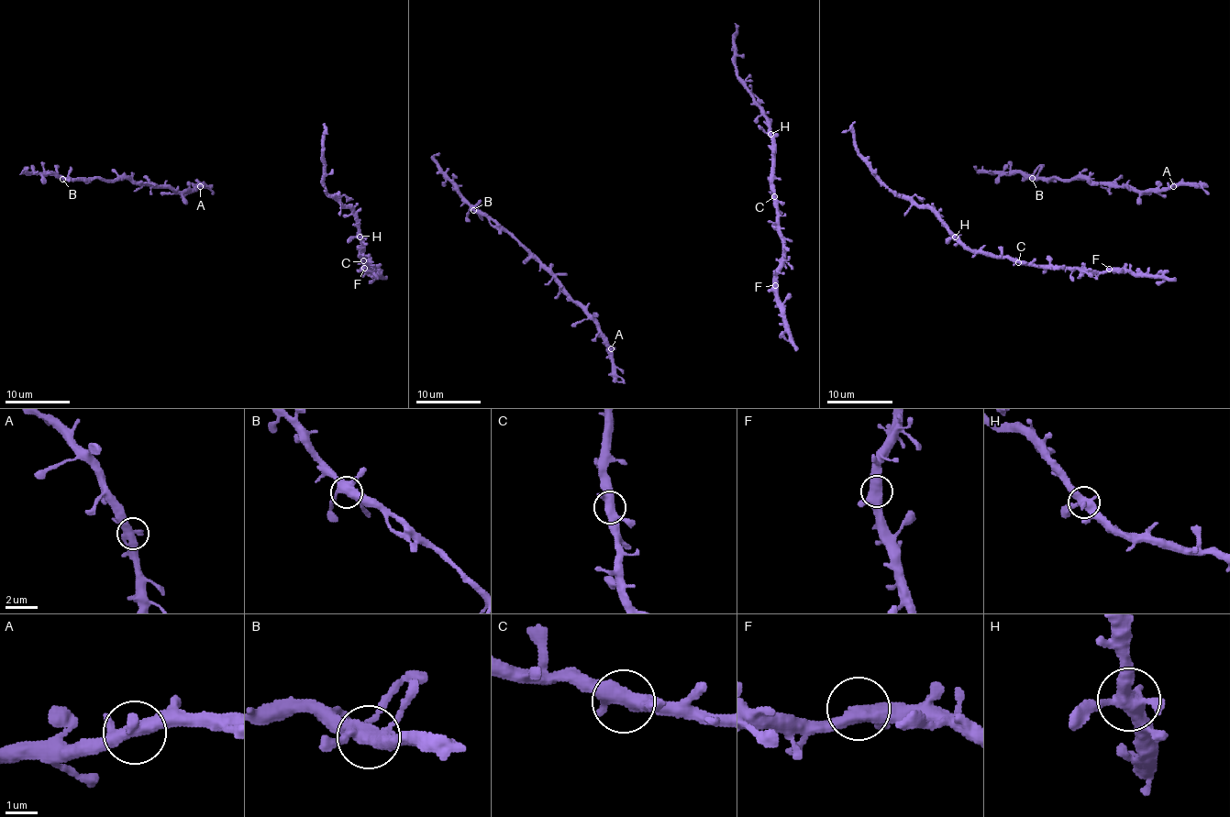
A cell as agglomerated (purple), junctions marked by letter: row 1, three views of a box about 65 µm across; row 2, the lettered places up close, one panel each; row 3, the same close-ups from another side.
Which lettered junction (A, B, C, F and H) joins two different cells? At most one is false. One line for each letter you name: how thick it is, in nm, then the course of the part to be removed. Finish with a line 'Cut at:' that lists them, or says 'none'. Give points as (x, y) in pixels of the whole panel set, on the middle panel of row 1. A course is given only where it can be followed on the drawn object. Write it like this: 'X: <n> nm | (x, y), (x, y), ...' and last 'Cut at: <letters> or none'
Cut at: none

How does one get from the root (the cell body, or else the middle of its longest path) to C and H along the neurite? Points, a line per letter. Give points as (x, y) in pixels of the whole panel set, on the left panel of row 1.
C: (368, 270), (374, 274), (370, 269), (366, 270), (371, 268), (363, 260)
H: (368, 270), (374, 274), (370, 269), (366, 270), (371, 268), (361, 256), (360, 237)

